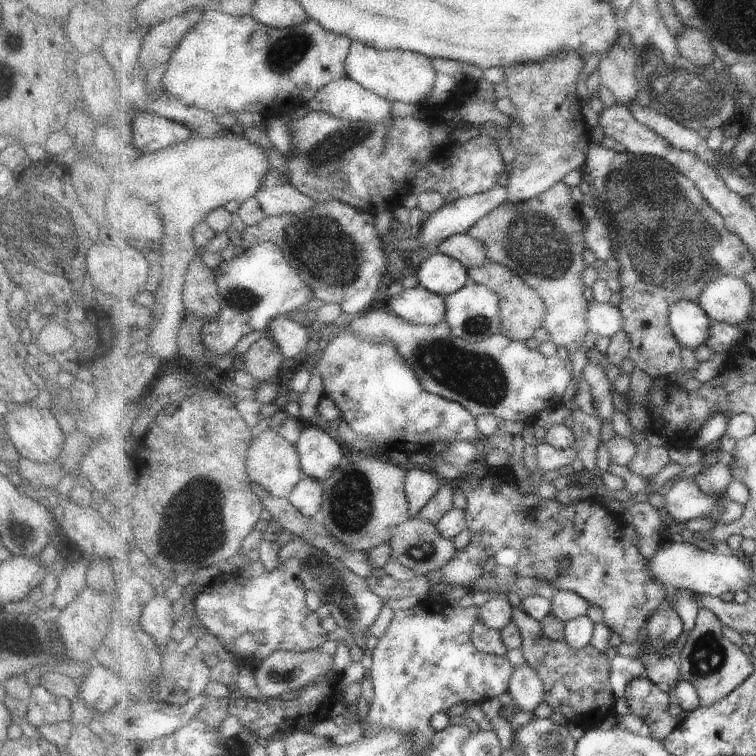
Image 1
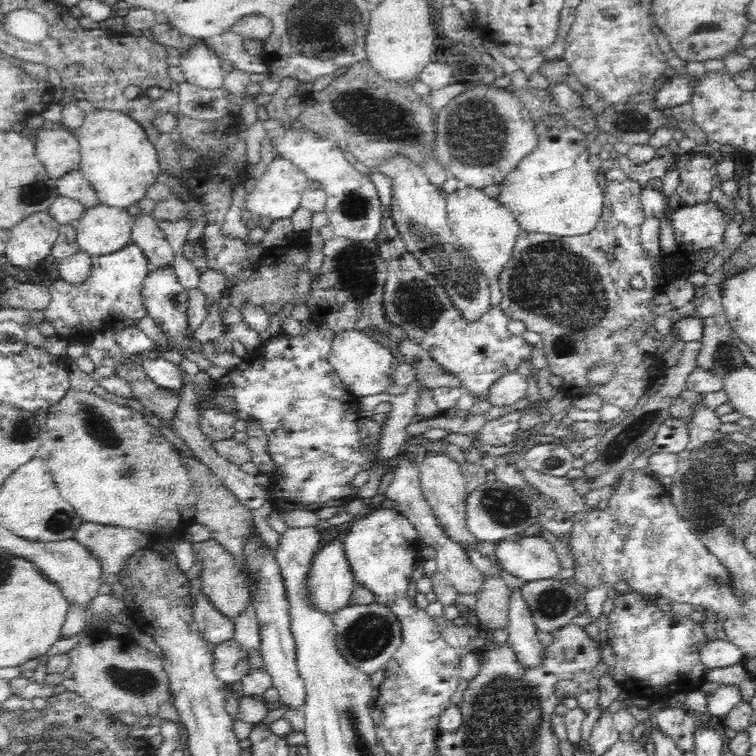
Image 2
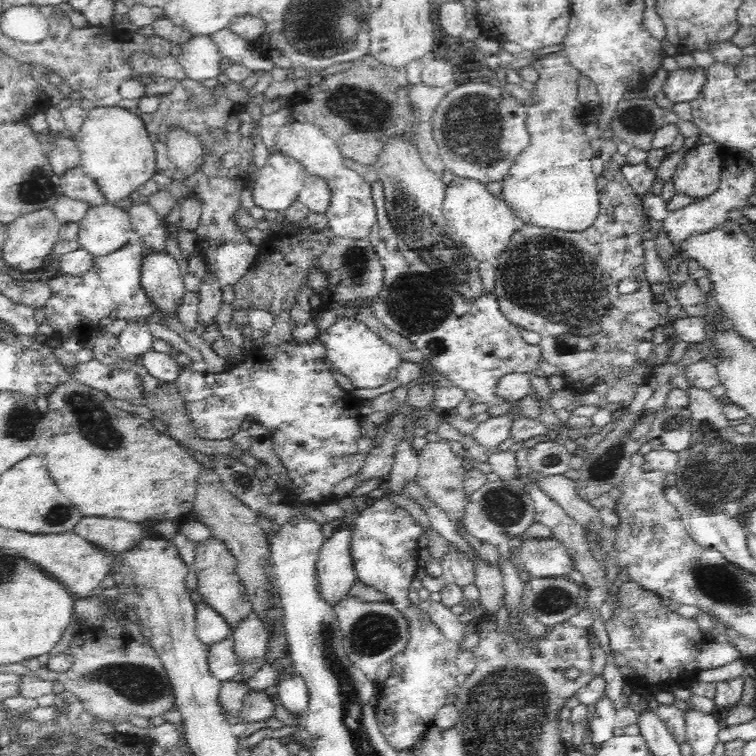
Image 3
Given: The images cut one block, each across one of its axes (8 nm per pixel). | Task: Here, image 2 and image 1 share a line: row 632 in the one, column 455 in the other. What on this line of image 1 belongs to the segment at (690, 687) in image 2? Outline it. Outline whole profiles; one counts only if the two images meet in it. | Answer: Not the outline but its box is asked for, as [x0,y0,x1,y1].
[366,598,515,754]

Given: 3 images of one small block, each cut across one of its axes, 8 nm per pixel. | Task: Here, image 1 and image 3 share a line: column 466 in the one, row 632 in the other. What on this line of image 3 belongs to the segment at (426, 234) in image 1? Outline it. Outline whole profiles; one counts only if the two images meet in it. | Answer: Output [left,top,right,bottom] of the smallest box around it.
[195,602,233,646]

